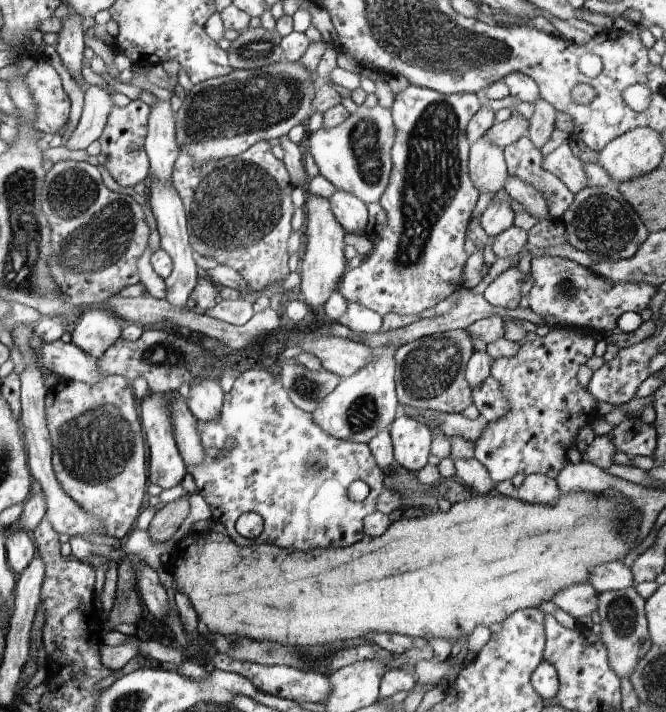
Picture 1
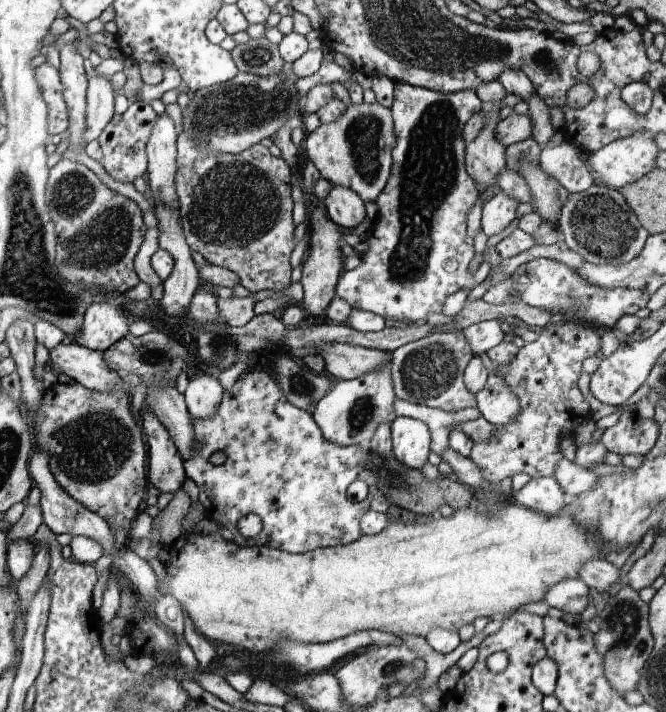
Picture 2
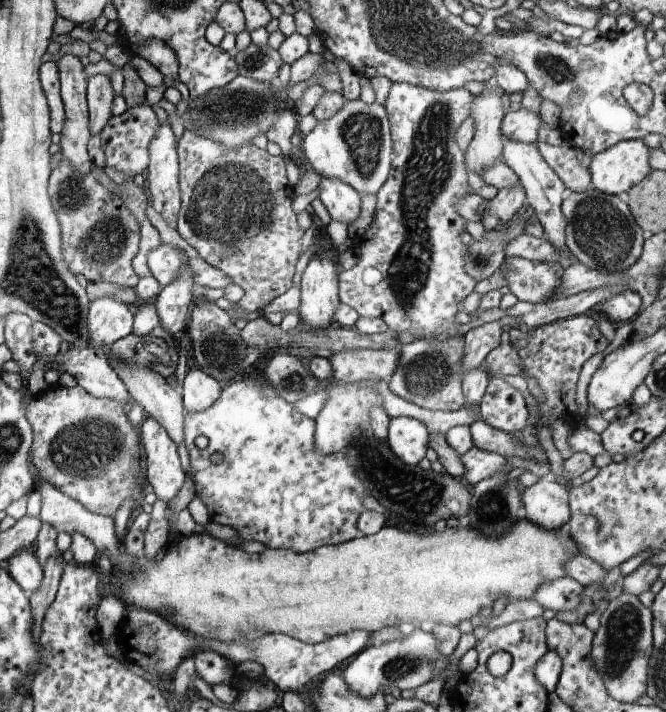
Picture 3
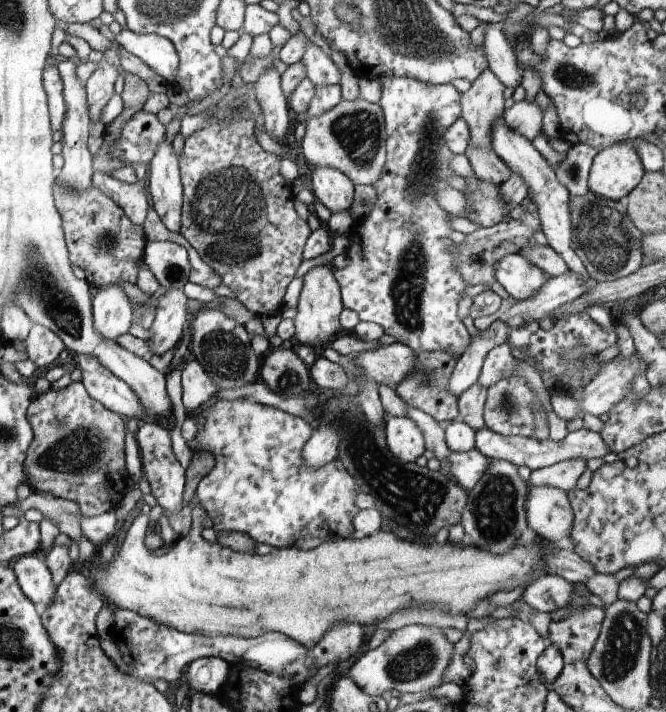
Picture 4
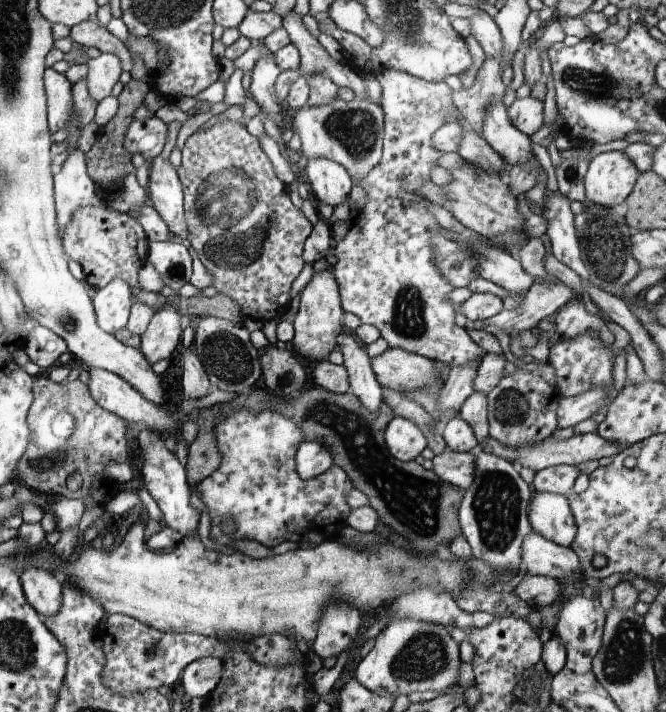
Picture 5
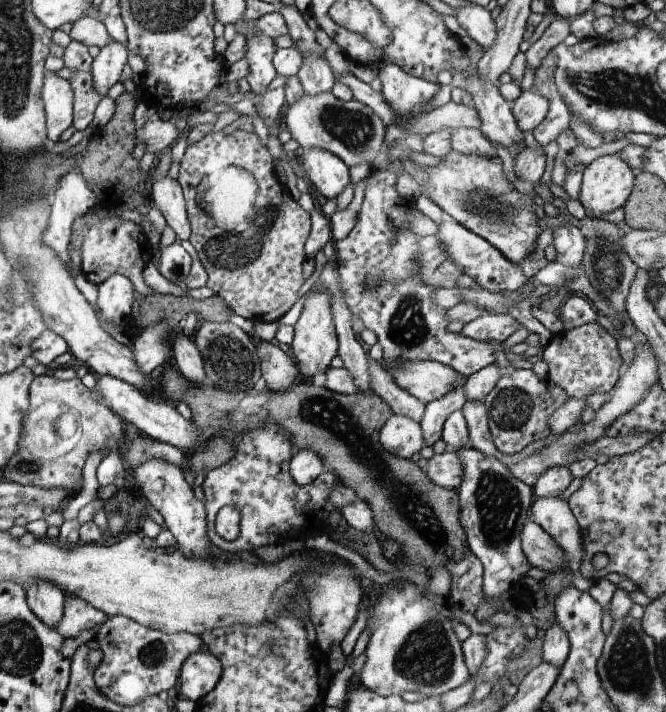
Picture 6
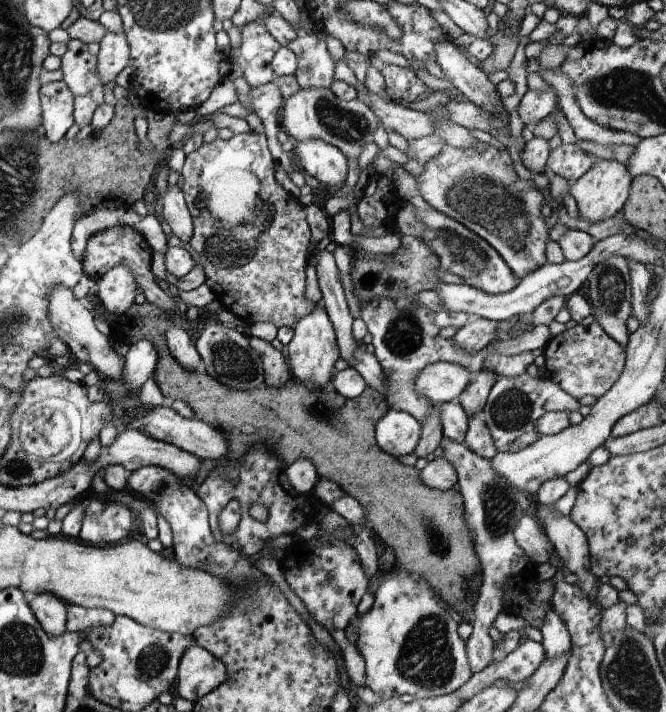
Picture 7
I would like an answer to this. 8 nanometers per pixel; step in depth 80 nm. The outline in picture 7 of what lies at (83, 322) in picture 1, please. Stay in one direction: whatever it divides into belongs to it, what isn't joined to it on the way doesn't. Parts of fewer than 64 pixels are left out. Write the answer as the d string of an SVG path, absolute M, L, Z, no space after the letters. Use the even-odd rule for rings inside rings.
M118 265L96 282L99 302L108 316L114 318L127 312L139 292L129 268Z

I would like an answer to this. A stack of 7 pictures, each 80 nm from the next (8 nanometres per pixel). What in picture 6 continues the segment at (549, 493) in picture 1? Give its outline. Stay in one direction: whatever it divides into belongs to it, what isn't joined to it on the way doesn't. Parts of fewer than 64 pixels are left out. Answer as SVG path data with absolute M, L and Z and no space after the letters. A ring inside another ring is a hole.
M560 497L534 499L530 520L540 525L566 551L566 568L578 572L583 559L583 534L569 504Z

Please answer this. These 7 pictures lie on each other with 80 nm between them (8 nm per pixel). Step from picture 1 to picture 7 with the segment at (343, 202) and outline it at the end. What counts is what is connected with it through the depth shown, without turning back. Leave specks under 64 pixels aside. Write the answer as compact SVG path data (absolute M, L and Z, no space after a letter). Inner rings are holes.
M312 139L296 143L302 168L314 176L326 190L334 193L347 179L349 164L344 153L323 140Z

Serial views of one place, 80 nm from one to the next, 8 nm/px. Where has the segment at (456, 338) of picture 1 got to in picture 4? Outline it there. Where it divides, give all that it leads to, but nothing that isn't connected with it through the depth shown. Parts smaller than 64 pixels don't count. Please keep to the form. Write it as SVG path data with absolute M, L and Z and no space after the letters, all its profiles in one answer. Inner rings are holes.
M413 351L416 358L414 368L402 382L395 386L395 391L410 407L427 412L439 423L445 425L459 418L459 398L449 391L449 382L457 363L457 356L450 351Z

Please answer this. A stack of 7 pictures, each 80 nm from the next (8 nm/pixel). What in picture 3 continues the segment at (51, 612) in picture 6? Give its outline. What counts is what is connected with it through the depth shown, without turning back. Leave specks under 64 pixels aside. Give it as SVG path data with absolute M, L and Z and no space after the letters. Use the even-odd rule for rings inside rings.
M33 548L22 549L10 555L5 566L10 576L24 588L26 594L32 594L40 586L44 571Z

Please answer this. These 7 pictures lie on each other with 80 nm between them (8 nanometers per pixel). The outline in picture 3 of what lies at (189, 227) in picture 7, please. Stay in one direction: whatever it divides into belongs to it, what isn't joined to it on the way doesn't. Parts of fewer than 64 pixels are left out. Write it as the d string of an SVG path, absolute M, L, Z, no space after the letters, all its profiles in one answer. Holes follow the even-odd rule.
M170 123L161 124L158 132L152 138L148 152L149 165L146 185L150 189L152 208L157 210L172 228L177 228L179 210L181 209L181 192L179 185L179 160L177 155L177 141Z

